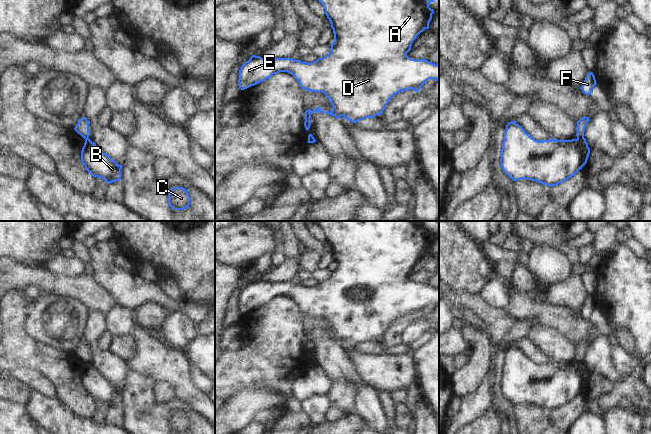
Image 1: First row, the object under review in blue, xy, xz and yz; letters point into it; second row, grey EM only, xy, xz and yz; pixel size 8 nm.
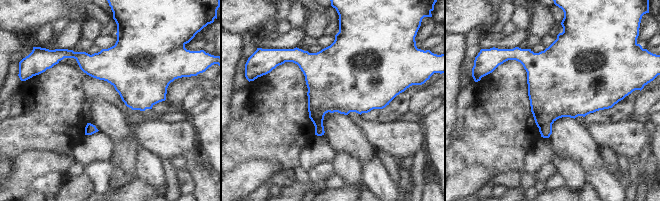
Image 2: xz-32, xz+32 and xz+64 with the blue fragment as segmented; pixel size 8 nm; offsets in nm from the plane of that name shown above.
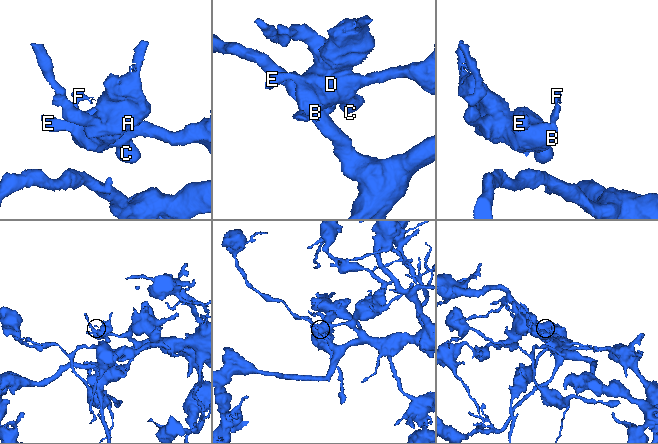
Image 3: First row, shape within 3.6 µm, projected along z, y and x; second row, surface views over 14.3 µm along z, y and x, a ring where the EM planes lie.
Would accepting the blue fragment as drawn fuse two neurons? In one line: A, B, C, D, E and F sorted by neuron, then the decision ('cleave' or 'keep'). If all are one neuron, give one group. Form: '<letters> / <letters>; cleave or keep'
A B C D E / F; cleave

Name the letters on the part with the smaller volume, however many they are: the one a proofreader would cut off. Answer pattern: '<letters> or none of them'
F

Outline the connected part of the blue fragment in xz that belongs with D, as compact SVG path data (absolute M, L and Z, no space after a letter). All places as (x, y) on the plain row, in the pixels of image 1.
M315 221L324 231L325 238L331 247L331 252L334 257L334 265L331 268L331 275L328 279L318 282L314 286L302 286L300 284L294 284L292 282L261 282L256 279L252 279L248 285L246 285L239 294L238 310L241 314L245 314L251 310L254 310L260 306L265 305L270 302L273 298L279 296L288 296L294 300L294 302L299 306L302 313L311 316L322 316L328 322L332 329L332 335L325 335L325 337L335 340L339 343L344 340L345 343L351 345L352 347L359 346L365 342L374 342L377 339L383 337L386 329L389 327L390 323L397 317L404 314L414 314L418 316L425 306L429 303L439 304L439 288L434 288L422 282L420 284L411 283L407 280L407 277L411 274L413 265L417 260L423 256L425 253L429 253L429 247L432 243L432 238L434 234L429 231L431 226L428 221Z

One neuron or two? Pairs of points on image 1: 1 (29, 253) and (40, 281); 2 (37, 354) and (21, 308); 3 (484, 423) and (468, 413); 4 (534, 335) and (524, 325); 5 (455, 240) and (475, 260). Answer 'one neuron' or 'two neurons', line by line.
1: two neurons
2: one neuron
3: two neurons
4: two neurons
5: one neuron

